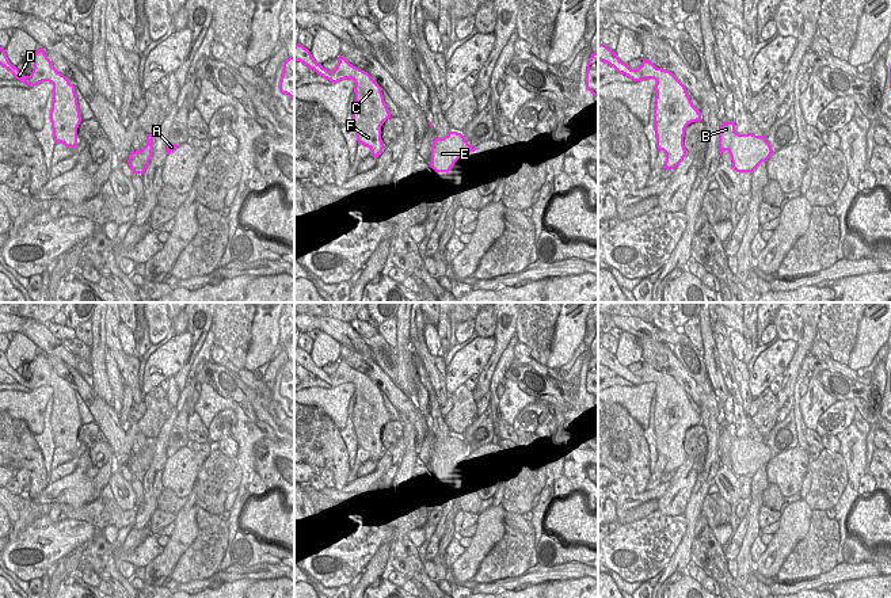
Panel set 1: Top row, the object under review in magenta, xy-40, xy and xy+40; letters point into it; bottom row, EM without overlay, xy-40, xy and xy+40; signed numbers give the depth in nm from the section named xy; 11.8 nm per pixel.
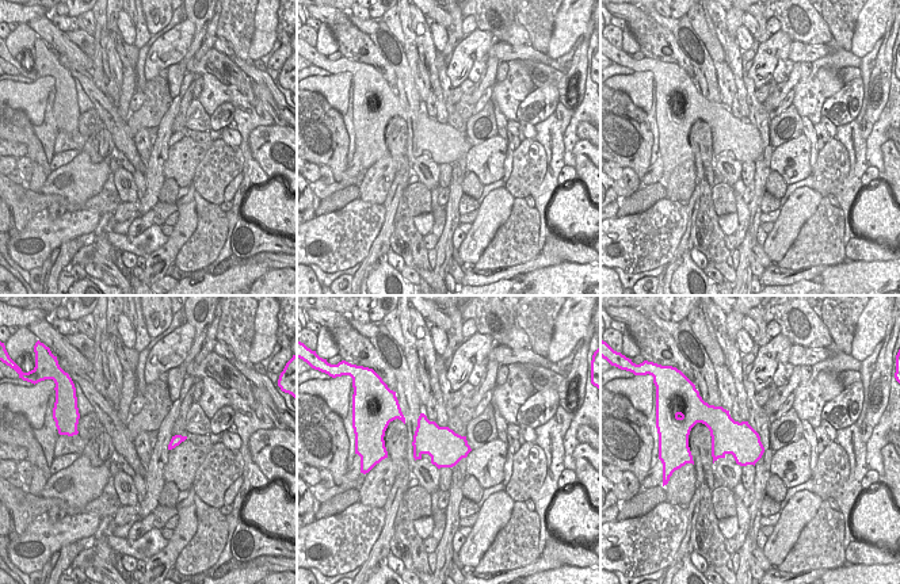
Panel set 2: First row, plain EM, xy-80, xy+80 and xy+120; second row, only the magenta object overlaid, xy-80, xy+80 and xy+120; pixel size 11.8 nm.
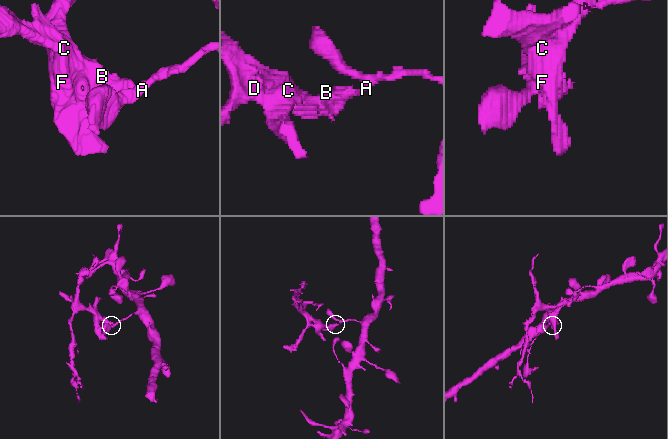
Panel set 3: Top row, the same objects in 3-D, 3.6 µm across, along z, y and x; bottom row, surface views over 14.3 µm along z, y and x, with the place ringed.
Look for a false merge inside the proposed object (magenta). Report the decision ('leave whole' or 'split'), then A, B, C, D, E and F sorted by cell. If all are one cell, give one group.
split; A / B C D E F

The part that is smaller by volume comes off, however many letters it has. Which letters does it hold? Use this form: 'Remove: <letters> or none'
Remove: B, C, D, E, F

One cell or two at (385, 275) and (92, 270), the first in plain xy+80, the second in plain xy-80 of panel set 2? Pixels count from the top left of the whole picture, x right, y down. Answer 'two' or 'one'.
two

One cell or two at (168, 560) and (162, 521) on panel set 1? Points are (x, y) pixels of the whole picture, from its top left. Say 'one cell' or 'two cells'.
two cells

